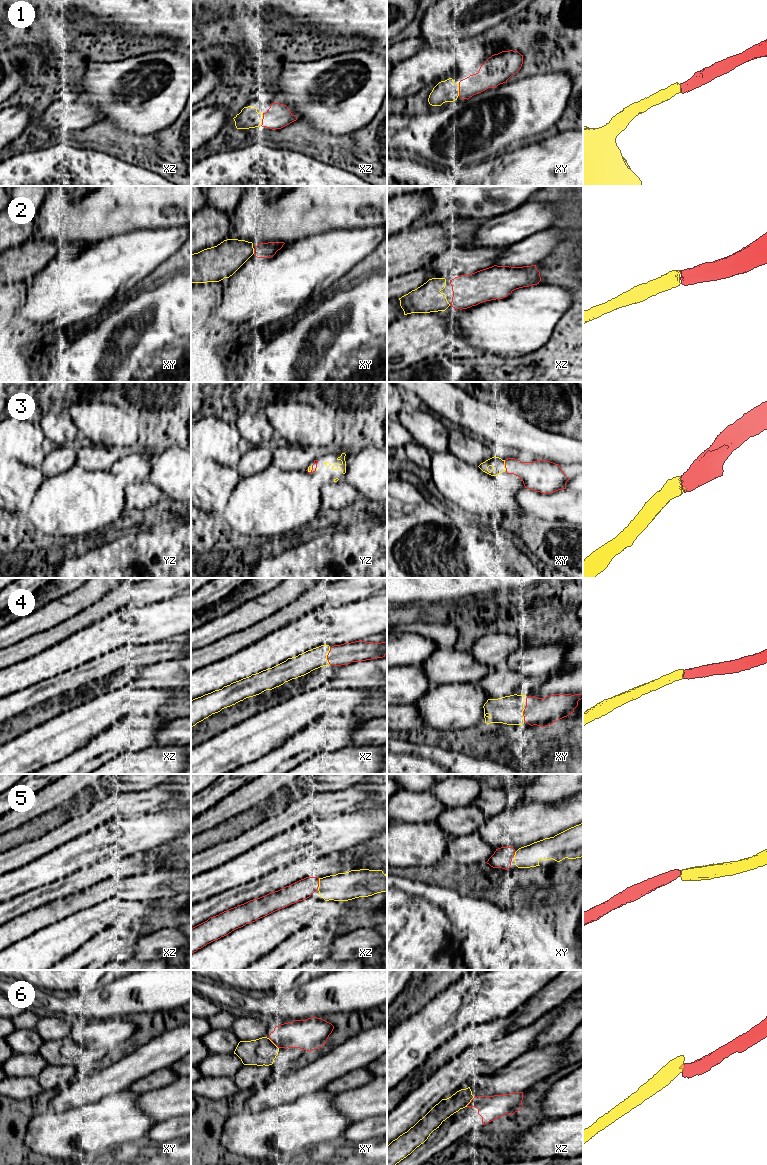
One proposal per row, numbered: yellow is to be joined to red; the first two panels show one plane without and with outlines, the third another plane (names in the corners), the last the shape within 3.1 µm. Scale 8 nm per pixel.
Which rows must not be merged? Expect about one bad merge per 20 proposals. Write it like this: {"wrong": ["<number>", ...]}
{"wrong": ["6"]}

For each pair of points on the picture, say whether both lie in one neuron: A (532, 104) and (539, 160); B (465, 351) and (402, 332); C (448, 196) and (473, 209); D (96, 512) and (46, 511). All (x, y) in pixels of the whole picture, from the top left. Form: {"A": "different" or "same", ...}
{"A": "different", "B": "same", "C": "same", "D": "same"}

